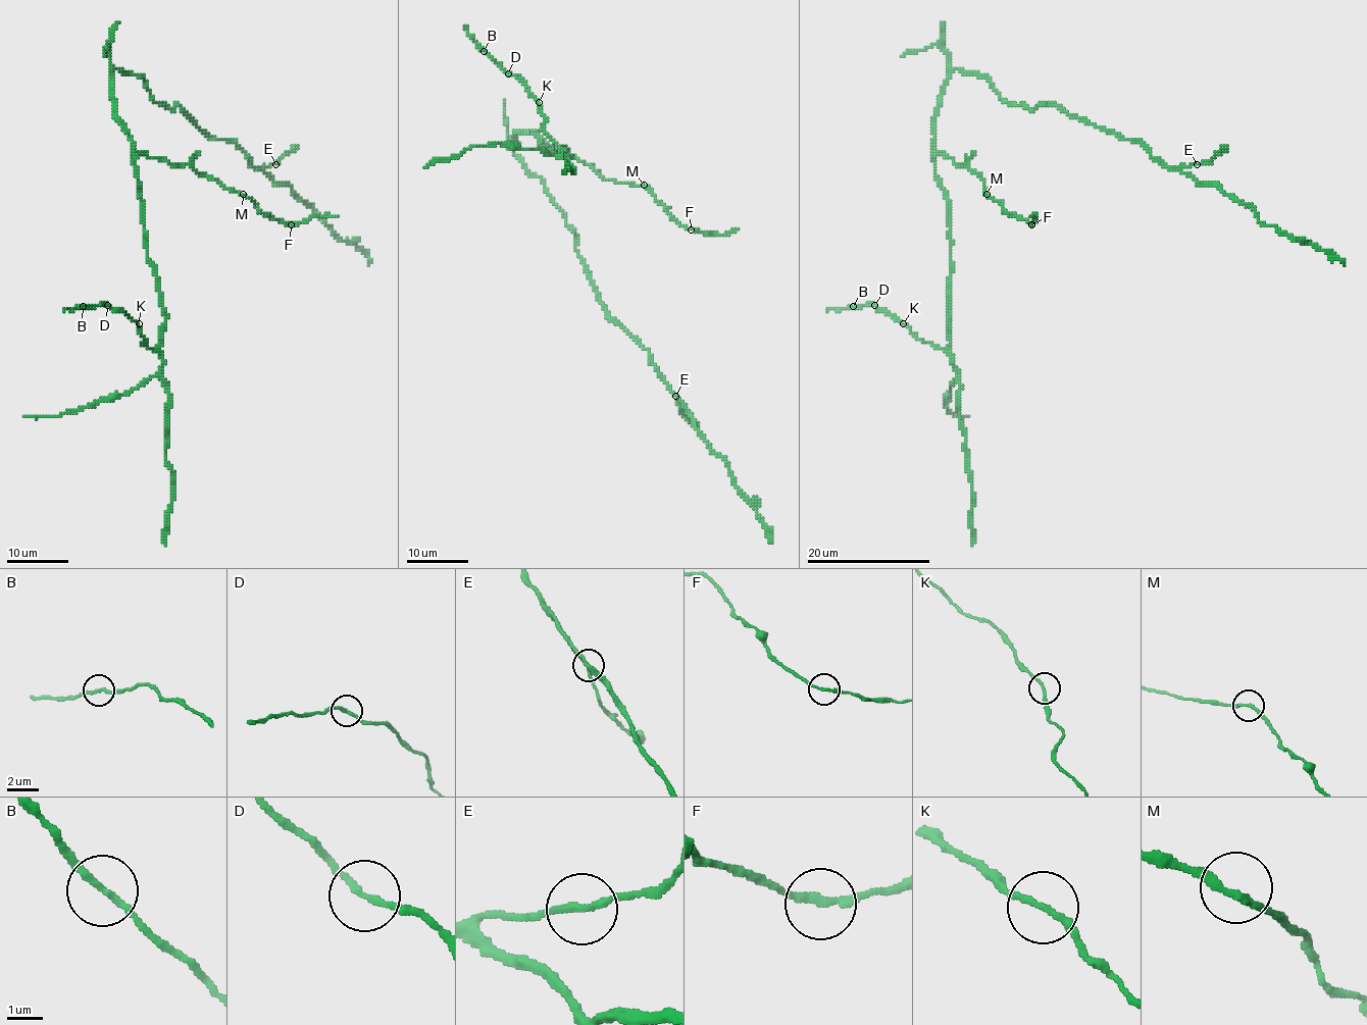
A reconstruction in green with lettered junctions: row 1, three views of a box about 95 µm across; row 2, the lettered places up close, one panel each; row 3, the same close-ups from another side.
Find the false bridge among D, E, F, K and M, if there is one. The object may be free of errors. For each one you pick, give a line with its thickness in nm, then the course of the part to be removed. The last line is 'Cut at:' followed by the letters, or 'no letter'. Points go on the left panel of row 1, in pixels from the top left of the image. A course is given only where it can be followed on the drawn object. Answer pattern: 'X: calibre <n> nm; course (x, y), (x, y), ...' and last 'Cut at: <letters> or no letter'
Cut at: no letter

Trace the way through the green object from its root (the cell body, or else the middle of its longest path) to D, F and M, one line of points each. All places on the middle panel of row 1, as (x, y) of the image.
D: (526, 168), (513, 150), (517, 133), (533, 132), (545, 148), (565, 148), (544, 130), (536, 97), (508, 72)
F: (526, 168), (514, 153), (513, 141), (517, 133), (535, 132), (605, 178), (644, 185), (677, 222), (691, 229)
M: (526, 168), (514, 153), (513, 141), (517, 133), (535, 132), (605, 178), (644, 185)

